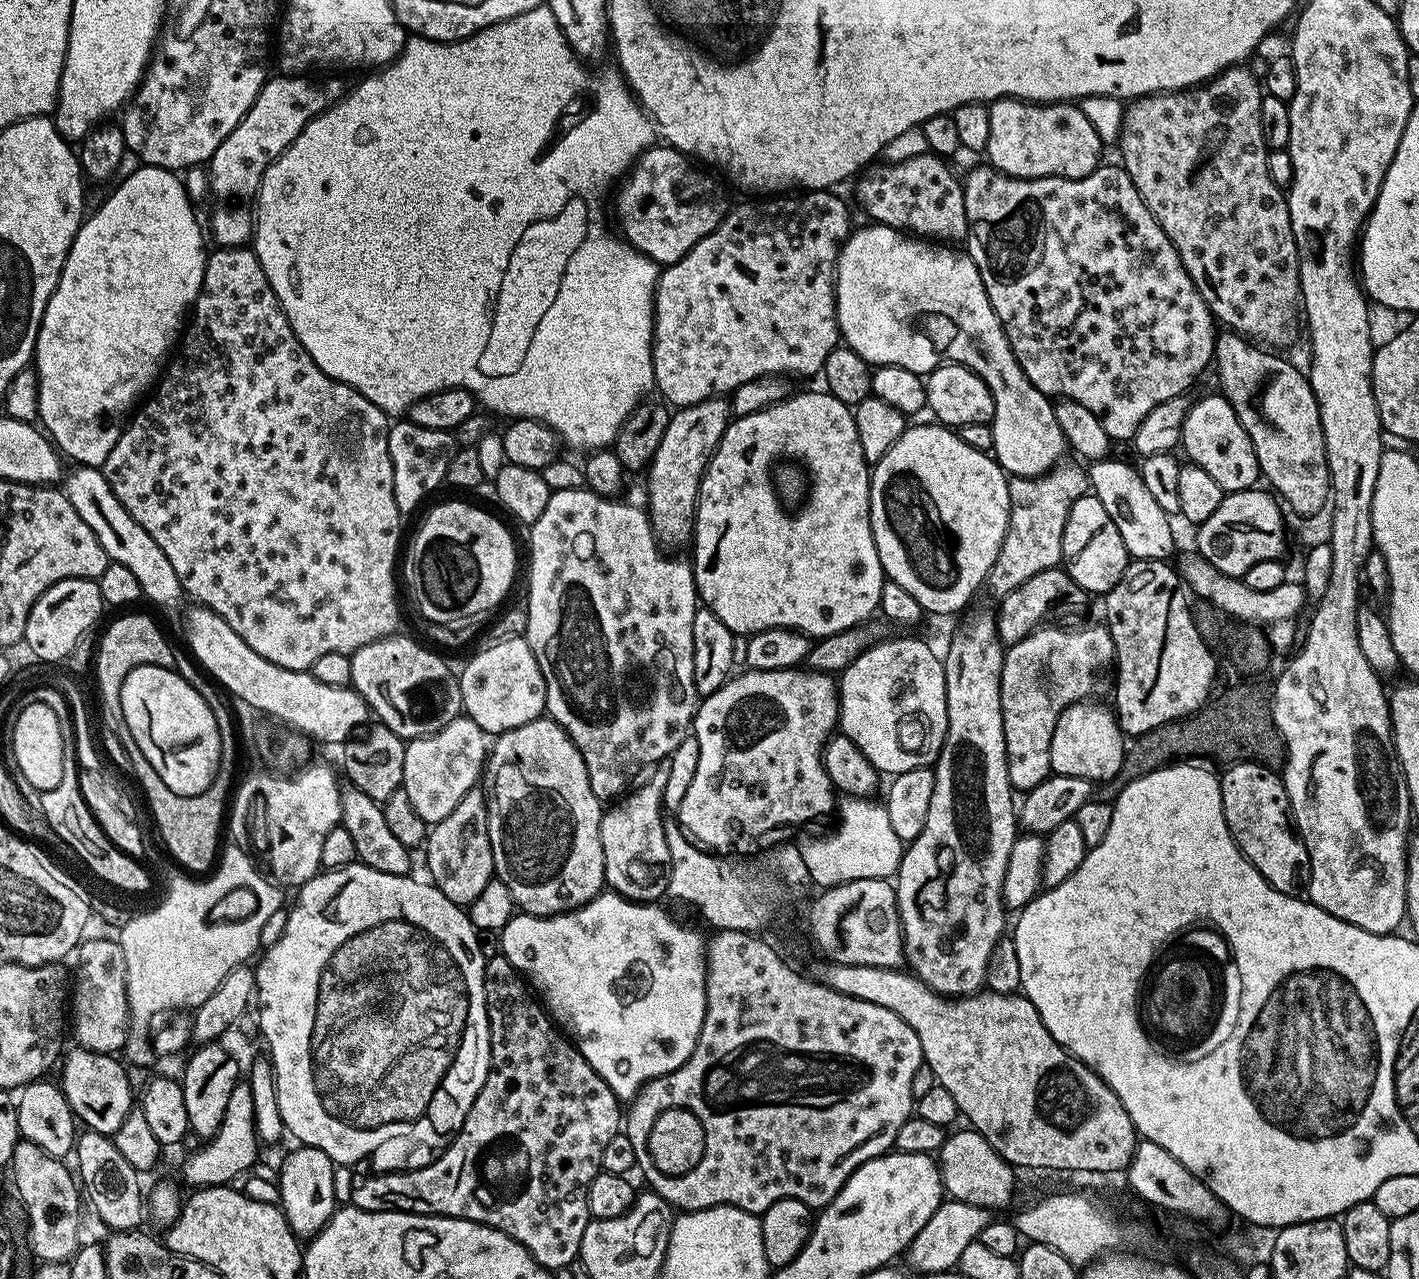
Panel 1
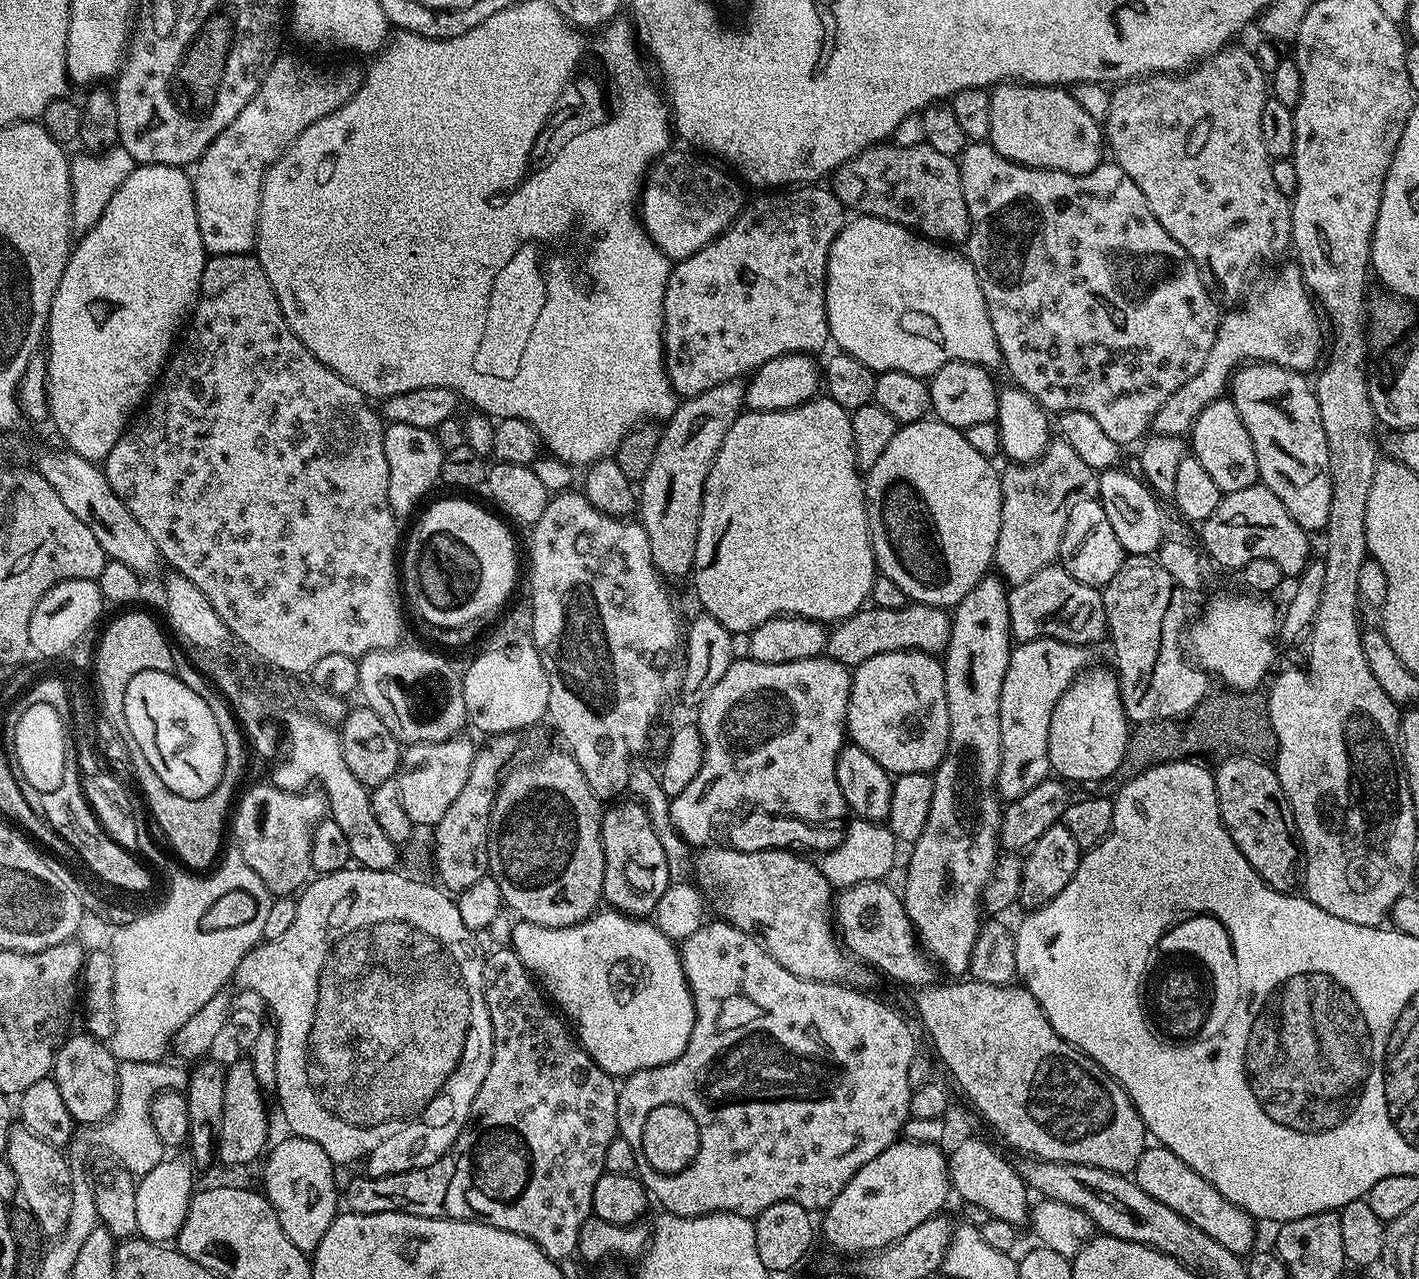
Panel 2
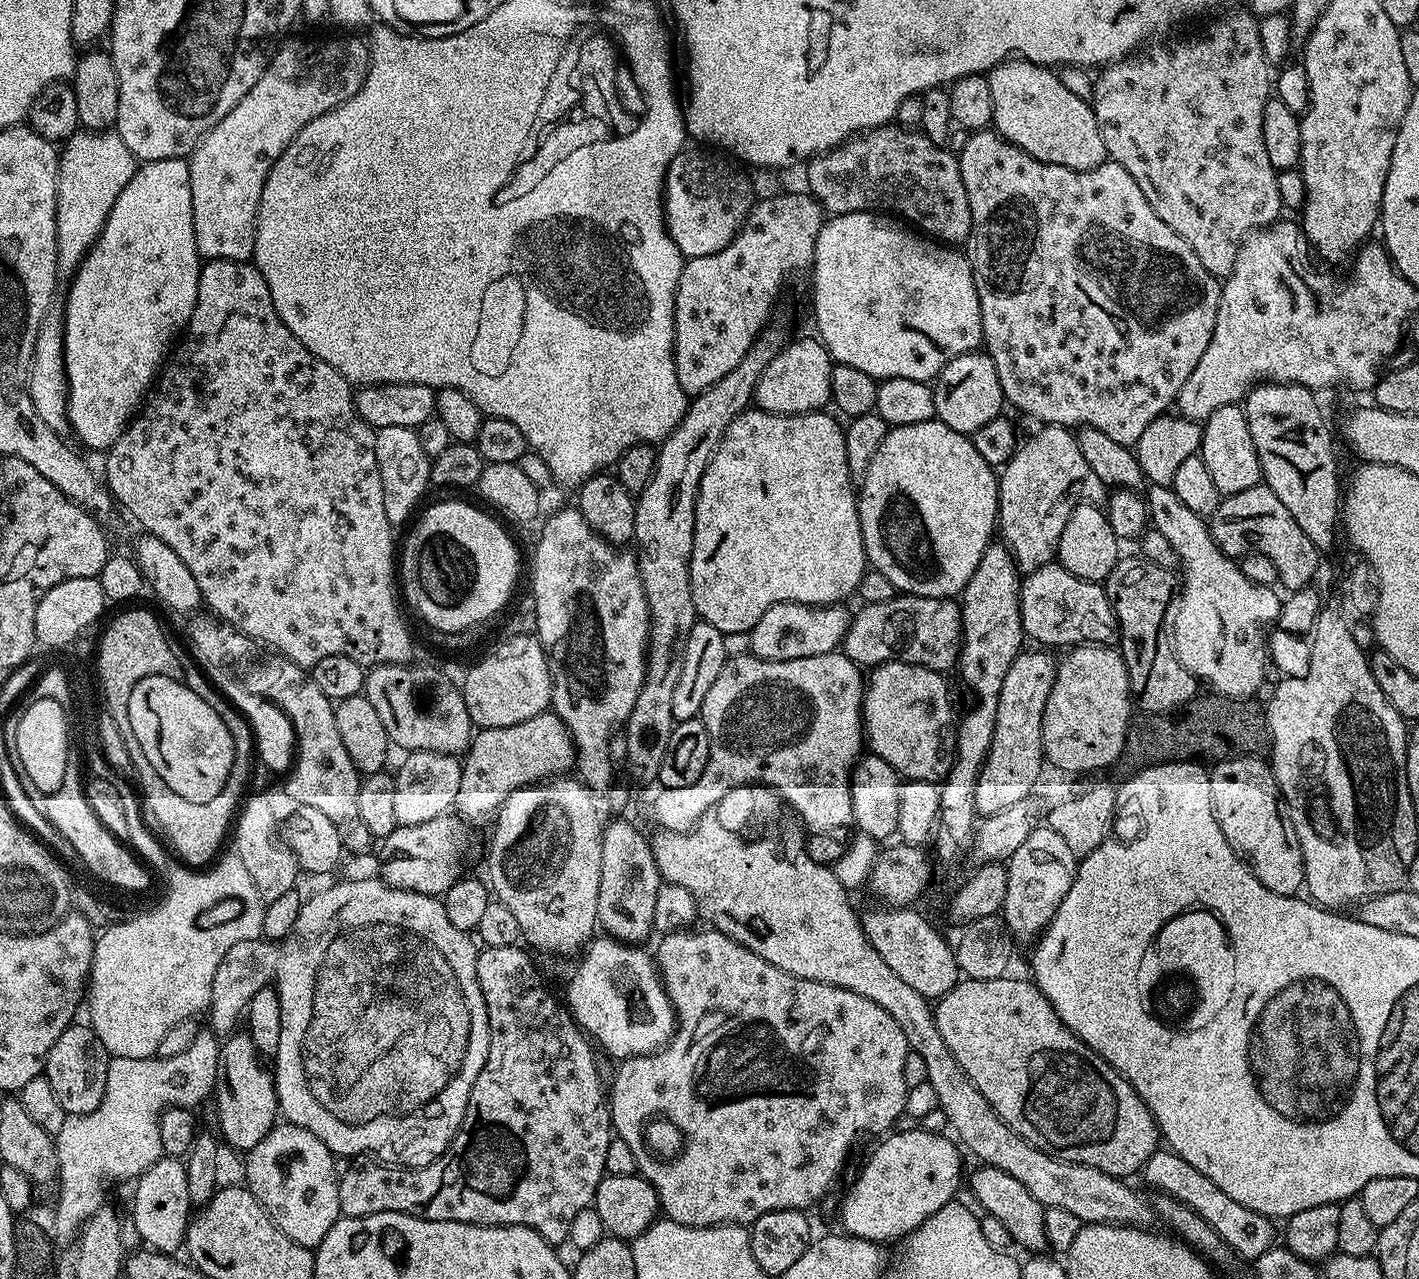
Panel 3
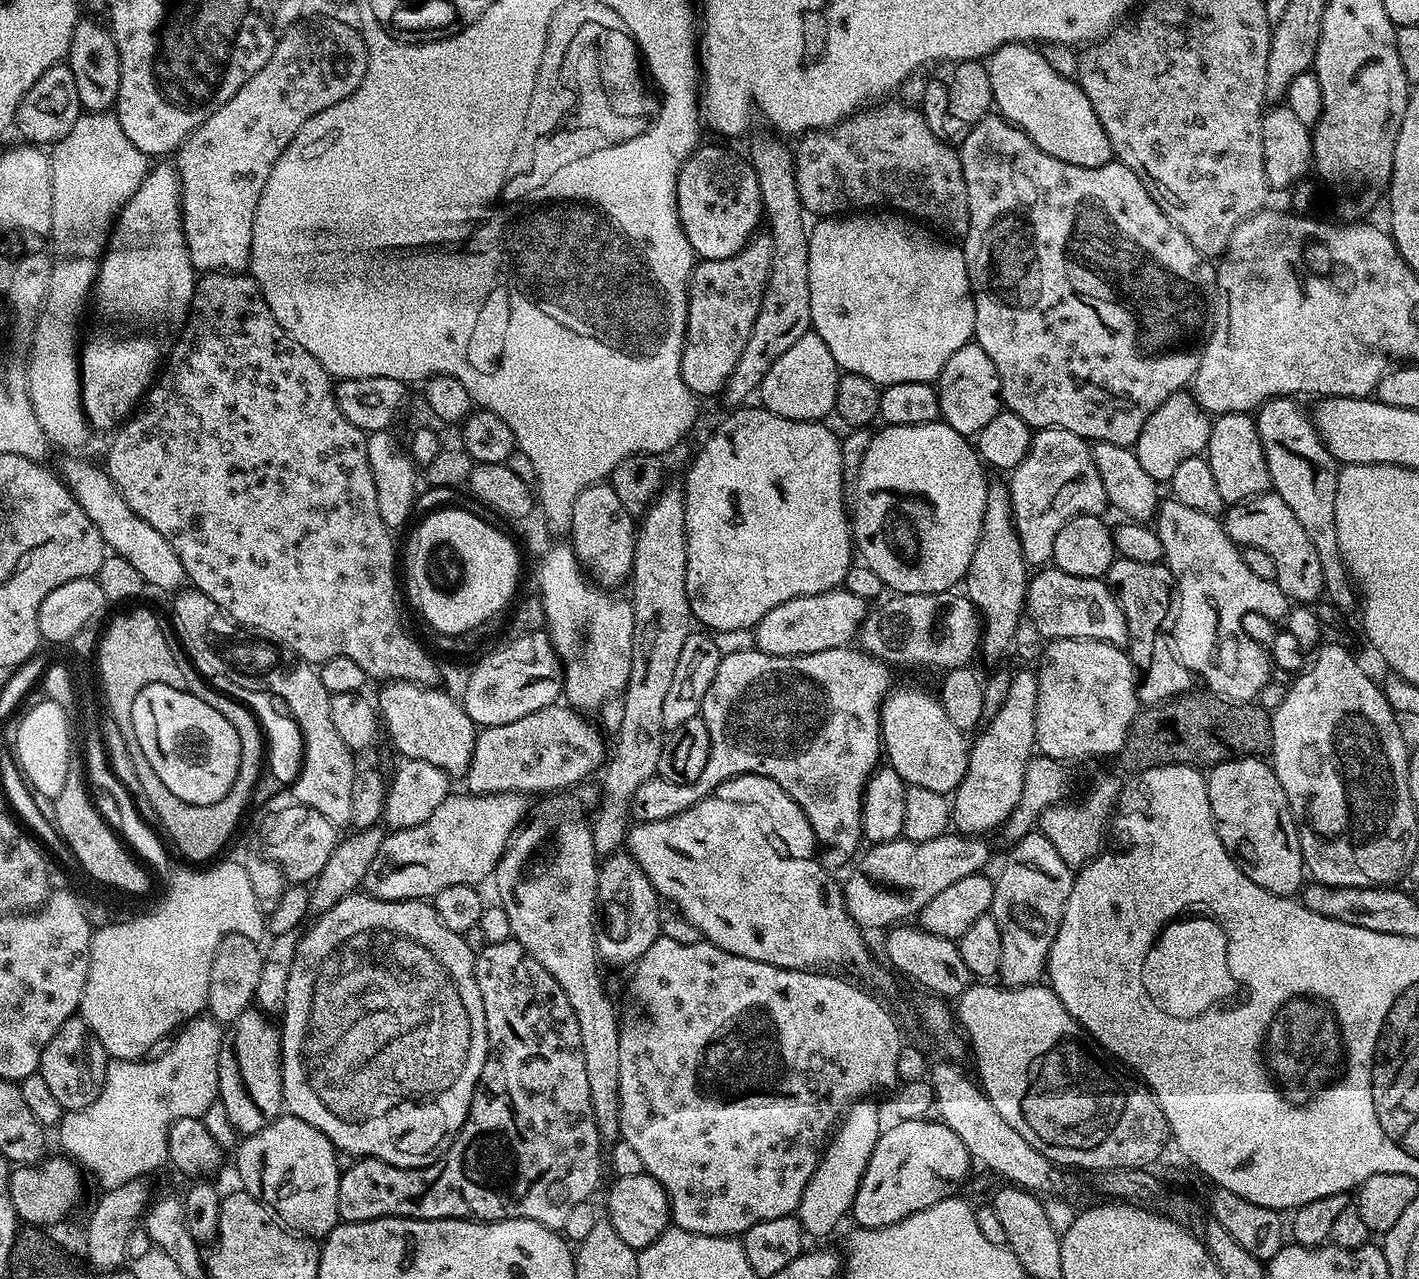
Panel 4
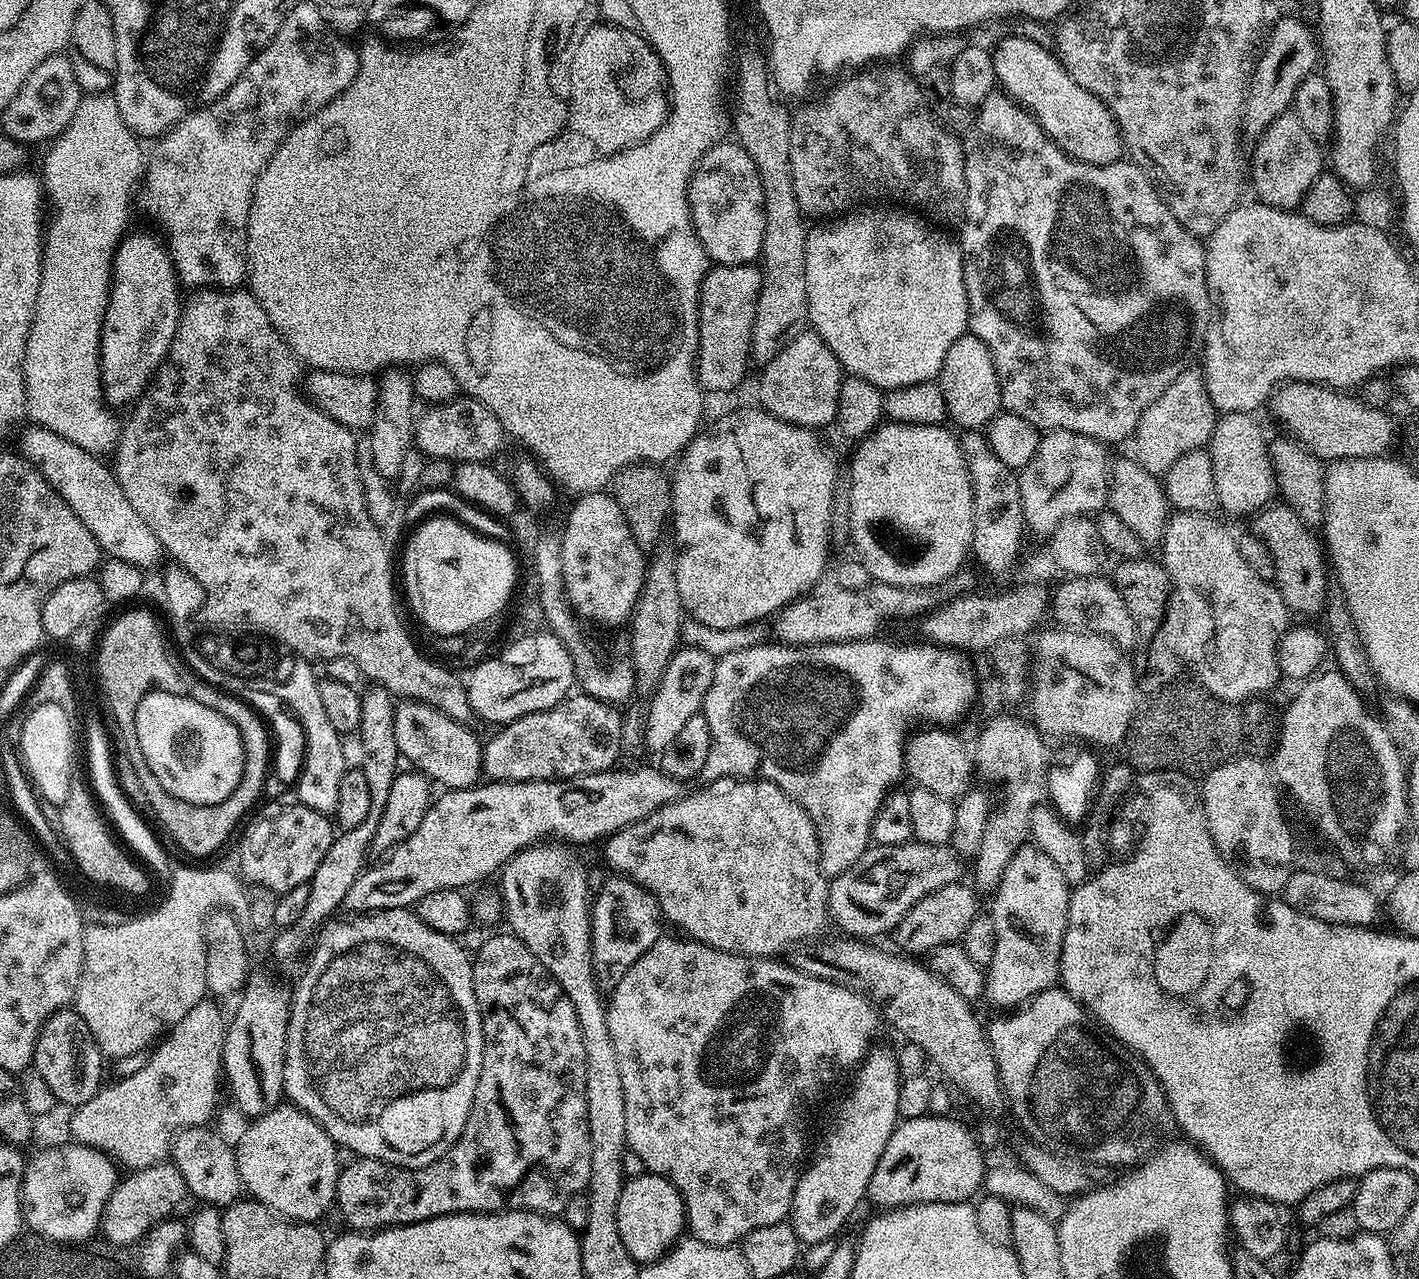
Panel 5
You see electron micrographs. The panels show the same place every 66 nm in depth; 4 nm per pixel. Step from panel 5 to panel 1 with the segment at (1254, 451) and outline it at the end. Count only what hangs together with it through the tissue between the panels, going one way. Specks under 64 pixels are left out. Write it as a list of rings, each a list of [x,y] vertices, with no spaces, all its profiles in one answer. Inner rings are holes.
[[[1223,394],[1204,396],[1189,407],[1180,428],[1179,443],[1182,448],[1184,444],[1184,452],[1188,455],[1185,457],[1191,463],[1202,466],[1202,470],[1206,470],[1206,474],[1210,474],[1210,478],[1222,486],[1224,493],[1257,487],[1261,474],[1258,458],[1254,454],[1254,442],[1250,442],[1246,426],[1242,426],[1238,414],[1234,414],[1234,406],[1230,406]]]

